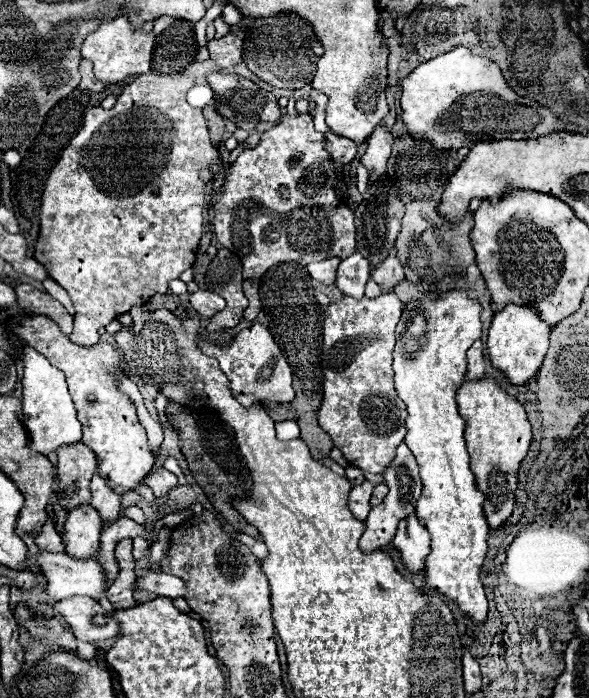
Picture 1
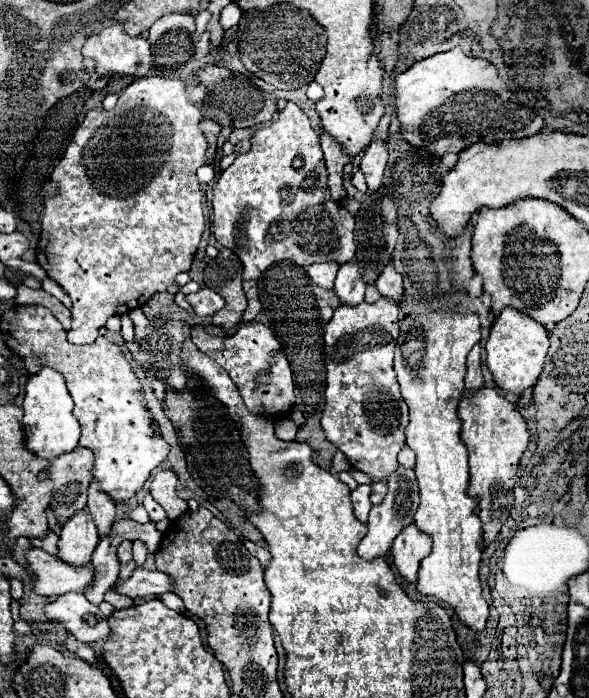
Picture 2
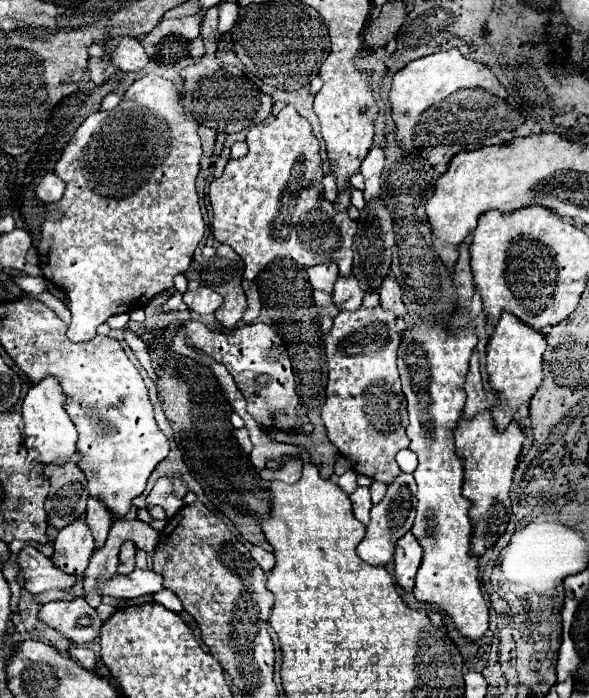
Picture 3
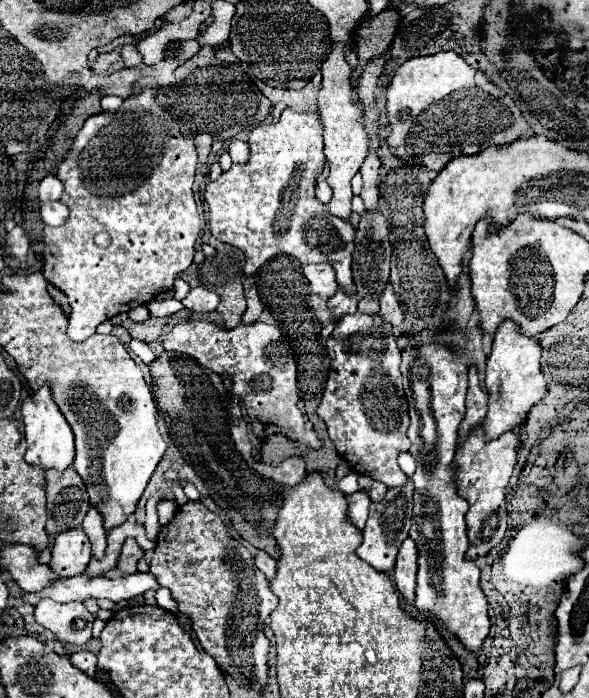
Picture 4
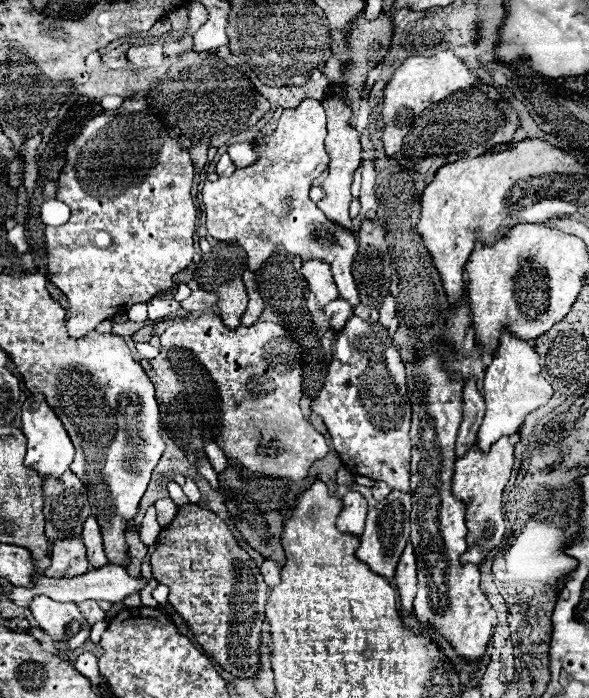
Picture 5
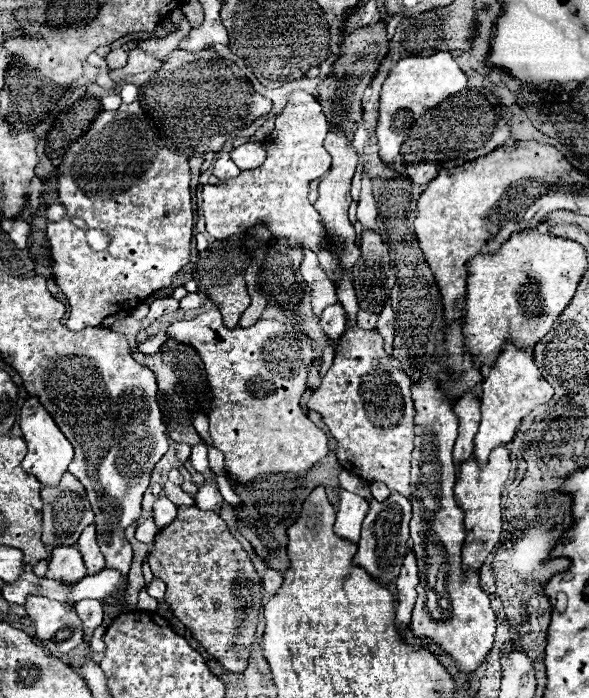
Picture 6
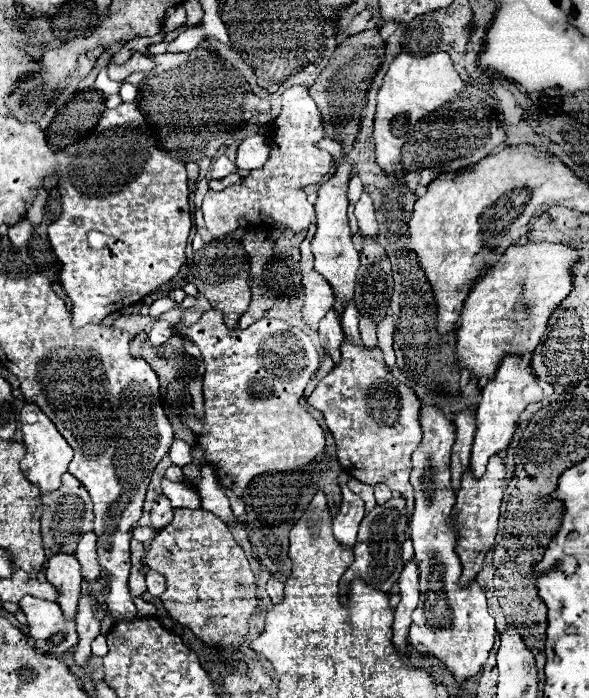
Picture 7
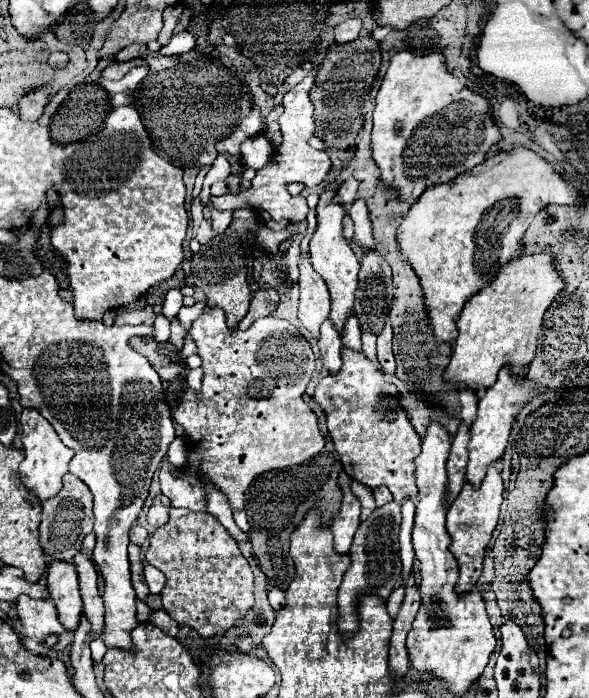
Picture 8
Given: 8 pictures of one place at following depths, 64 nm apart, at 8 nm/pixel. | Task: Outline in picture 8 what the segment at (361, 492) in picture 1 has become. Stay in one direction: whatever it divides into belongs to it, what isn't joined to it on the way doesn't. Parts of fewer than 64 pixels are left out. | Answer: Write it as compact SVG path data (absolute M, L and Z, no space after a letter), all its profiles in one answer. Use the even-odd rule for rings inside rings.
M344 471L339 474L338 481L344 492L344 500L342 500L342 508L340 508L338 516L334 518L330 530L334 534L334 550L338 554L348 554L354 532L360 526L360 502L352 496L351 478Z

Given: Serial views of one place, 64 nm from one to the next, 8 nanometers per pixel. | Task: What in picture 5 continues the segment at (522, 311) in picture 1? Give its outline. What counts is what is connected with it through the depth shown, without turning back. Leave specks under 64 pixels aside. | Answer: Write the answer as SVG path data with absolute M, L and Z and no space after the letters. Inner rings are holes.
M508 332L500 336L500 346L496 352L496 358L486 370L484 378L484 402L486 402L486 416L482 420L482 426L476 436L476 444L482 452L488 452L494 442L498 442L502 436L512 436L522 426L524 418L544 406L552 398L554 390L552 386L542 378L538 354L534 350L532 342L522 342Z

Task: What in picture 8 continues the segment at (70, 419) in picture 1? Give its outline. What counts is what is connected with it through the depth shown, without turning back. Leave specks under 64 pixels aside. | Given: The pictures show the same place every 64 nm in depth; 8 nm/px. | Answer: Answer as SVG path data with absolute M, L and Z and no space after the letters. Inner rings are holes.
M24 410L20 416L22 424L22 442L24 442L24 460L20 464L20 478L22 484L30 490L32 496L36 496L40 502L54 498L56 492L62 490L62 476L68 472L68 464L74 456L72 448L66 448L60 438L56 438L56 432L50 428L48 420L40 416L36 410Z

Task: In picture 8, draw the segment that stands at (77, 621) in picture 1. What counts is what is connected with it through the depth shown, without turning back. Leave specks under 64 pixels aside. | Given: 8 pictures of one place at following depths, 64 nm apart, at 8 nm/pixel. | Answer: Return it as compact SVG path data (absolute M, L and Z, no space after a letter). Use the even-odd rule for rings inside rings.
M22 594L16 598L16 614L20 620L18 638L32 654L46 656L50 650L64 650L74 640L74 634L58 622L52 600L32 600Z

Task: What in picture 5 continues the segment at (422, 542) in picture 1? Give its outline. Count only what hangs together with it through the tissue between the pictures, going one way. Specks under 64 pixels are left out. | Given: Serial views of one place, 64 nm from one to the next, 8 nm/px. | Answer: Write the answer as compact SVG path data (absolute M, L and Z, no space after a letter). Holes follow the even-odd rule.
M408 542L404 552L402 552L402 558L398 562L398 570L396 570L396 588L398 588L398 594L400 594L400 612L402 616L408 616L412 612L412 602L414 602L414 596L416 596L416 556L414 556L414 550L412 550L412 544Z

